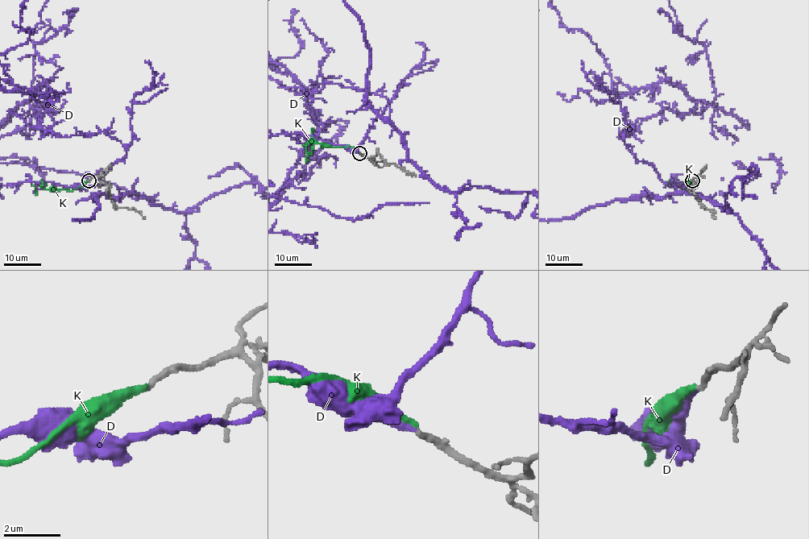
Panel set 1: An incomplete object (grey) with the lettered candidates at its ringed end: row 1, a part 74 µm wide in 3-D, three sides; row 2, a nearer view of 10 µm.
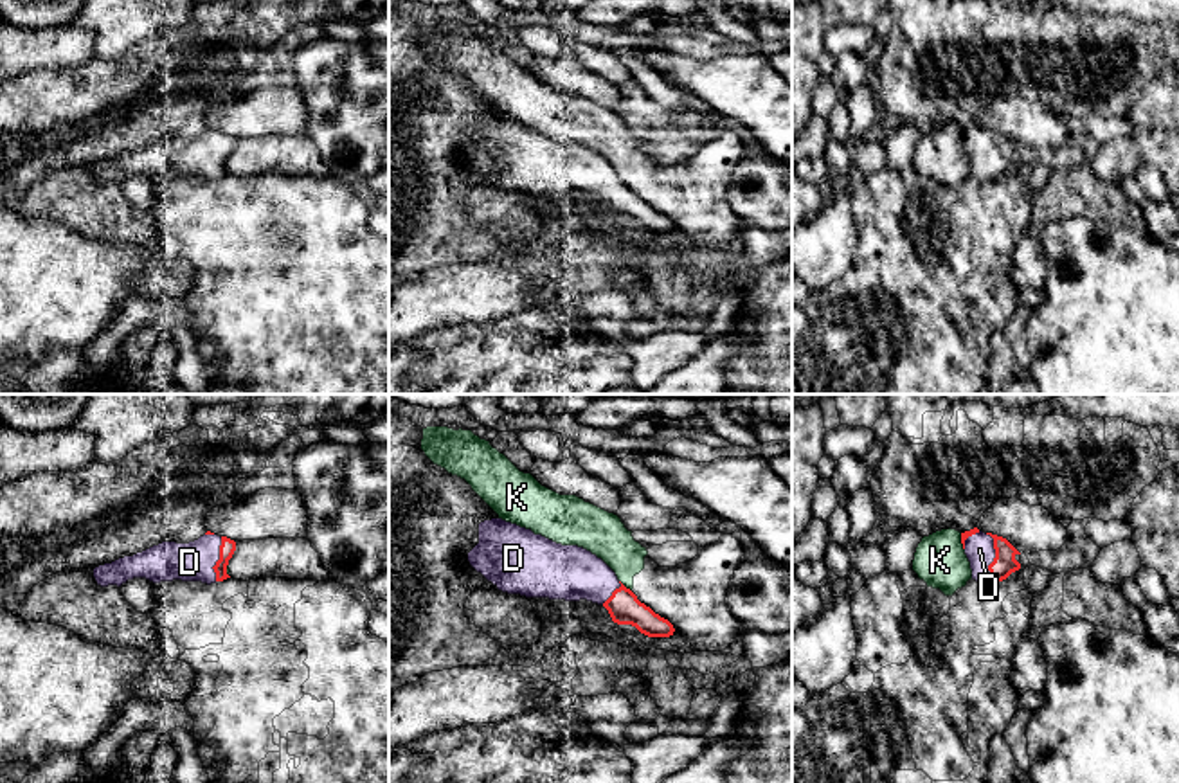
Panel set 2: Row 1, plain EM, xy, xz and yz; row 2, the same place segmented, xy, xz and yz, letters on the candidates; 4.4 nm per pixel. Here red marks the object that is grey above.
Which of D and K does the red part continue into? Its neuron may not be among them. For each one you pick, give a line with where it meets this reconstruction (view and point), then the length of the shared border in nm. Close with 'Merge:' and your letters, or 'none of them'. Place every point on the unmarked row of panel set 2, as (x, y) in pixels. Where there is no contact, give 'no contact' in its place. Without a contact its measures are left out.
D: contact yz (996, 153); length 220 nm
Merge: D

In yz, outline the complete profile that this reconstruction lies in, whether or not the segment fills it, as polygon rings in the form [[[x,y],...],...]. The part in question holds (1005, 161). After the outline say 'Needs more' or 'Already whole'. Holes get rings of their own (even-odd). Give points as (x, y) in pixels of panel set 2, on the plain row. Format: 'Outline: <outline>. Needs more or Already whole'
Outline: [[[974,124],[961,130],[961,140],[970,158],[972,176],[977,180],[1003,178],[1021,166],[1015,157],[1021,149],[1003,133]]]. Needs more

